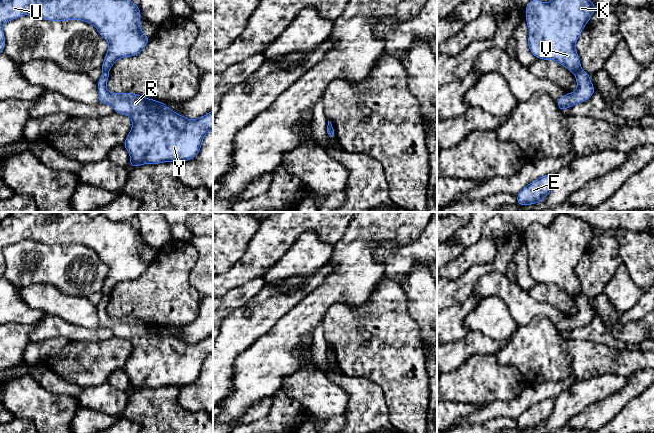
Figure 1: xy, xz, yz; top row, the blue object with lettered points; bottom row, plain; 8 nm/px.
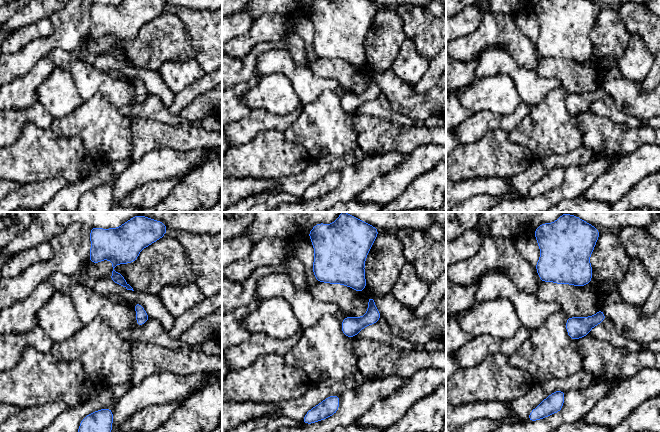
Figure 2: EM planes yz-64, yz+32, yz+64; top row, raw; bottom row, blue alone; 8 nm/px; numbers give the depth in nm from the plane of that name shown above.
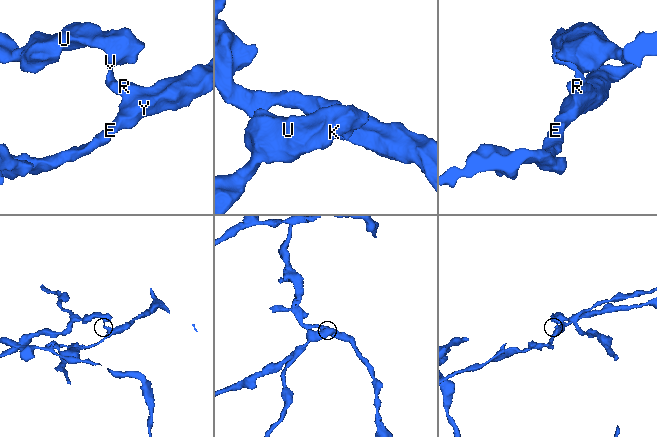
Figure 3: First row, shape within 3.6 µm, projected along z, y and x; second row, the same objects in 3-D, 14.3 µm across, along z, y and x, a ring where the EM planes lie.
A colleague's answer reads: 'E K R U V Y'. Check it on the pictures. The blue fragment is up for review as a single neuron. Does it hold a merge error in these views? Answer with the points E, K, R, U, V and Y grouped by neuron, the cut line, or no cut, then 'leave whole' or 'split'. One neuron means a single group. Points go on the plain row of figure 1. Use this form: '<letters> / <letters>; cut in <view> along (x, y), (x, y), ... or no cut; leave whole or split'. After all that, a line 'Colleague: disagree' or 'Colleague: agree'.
E R Y / K U V; cut in yz along (580, 292), (574, 297); split
Colleague: disagree

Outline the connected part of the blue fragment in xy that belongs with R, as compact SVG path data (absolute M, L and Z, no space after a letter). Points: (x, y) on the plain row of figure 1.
M103 295L97 306L99 314L99 326L112 330L114 336L127 339L132 344L132 351L127 359L123 370L130 379L130 391L137 391L144 388L159 388L165 386L184 386L194 383L202 370L205 359L213 355L213 334L196 343L187 343L182 338L171 334L165 327L143 321L134 317L112 317L107 313L109 296Z

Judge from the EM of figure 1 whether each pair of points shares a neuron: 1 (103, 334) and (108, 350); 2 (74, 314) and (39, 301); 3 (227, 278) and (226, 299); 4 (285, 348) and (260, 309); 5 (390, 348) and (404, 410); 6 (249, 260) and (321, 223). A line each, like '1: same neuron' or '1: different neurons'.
1: different neurons
2: same neuron
3: different neurons
4: different neurons
5: same neuron
6: same neuron

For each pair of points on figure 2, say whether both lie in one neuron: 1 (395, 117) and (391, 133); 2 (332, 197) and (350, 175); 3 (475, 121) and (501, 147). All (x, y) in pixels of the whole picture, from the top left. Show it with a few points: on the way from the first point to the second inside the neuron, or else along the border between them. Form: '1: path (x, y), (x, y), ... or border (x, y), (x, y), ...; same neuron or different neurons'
1: border (371, 116), (385, 118), (402, 125), (416, 124); different neurons
2: path (338, 193), (350, 181); same neuron
3: border (508, 132), (489, 130), (465, 143); different neurons

